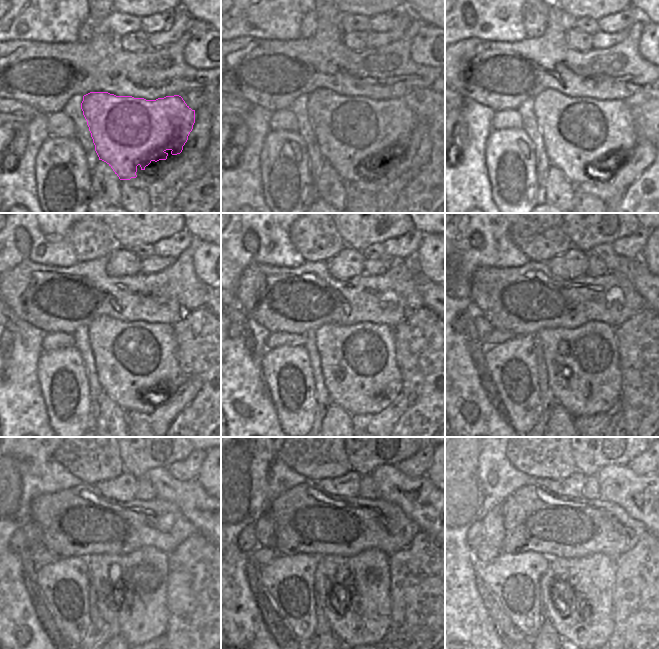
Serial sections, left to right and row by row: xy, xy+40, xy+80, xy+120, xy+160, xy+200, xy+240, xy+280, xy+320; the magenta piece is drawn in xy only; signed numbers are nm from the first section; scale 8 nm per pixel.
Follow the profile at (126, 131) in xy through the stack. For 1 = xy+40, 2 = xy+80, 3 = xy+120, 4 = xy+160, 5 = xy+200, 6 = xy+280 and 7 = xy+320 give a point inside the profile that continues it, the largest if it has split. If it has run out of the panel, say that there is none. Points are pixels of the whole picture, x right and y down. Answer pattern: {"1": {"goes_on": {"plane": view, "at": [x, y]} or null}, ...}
{"1": {"goes_on": {"plane": "xy+40", "at": [352, 131]}}, "2": {"goes_on": {"plane": "xy+80", "at": [585, 138]}}, "3": {"goes_on": {"plane": "xy+120", "at": [136, 366]}}, "4": {"goes_on": {"plane": "xy+160", "at": [360, 371]}}, "5": {"goes_on": {"plane": "xy+200", "at": [583, 372]}}, "6": {"goes_on": {"plane": "xy+280", "at": [360, 615]}}, "7": {"goes_on": {"plane": "xy+320", "at": [585, 621]}}}

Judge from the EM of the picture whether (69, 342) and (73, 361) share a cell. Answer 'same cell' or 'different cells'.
different cells

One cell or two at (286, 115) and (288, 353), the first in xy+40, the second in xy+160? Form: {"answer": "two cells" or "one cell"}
{"answer": "two cells"}

